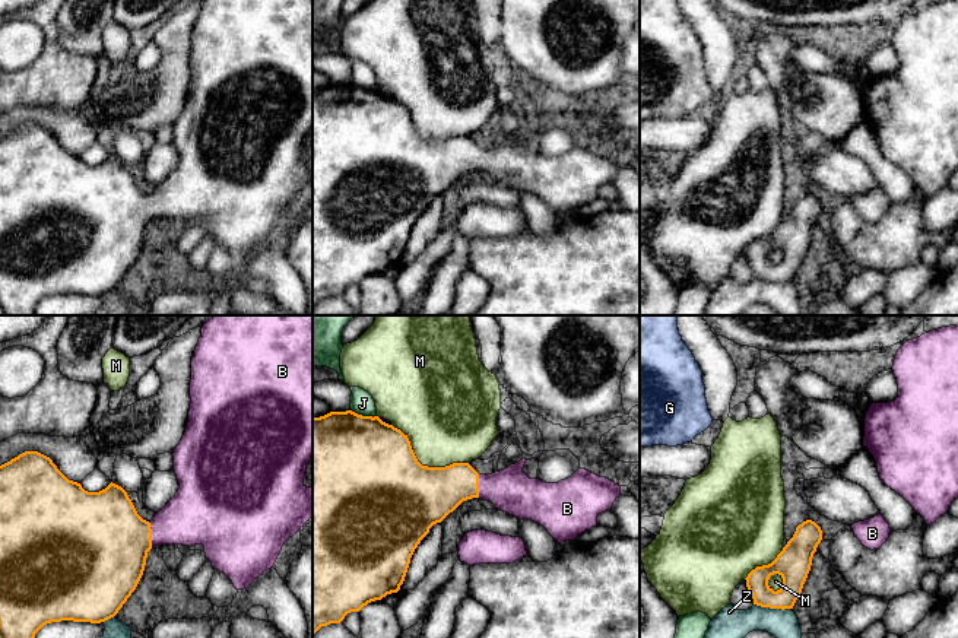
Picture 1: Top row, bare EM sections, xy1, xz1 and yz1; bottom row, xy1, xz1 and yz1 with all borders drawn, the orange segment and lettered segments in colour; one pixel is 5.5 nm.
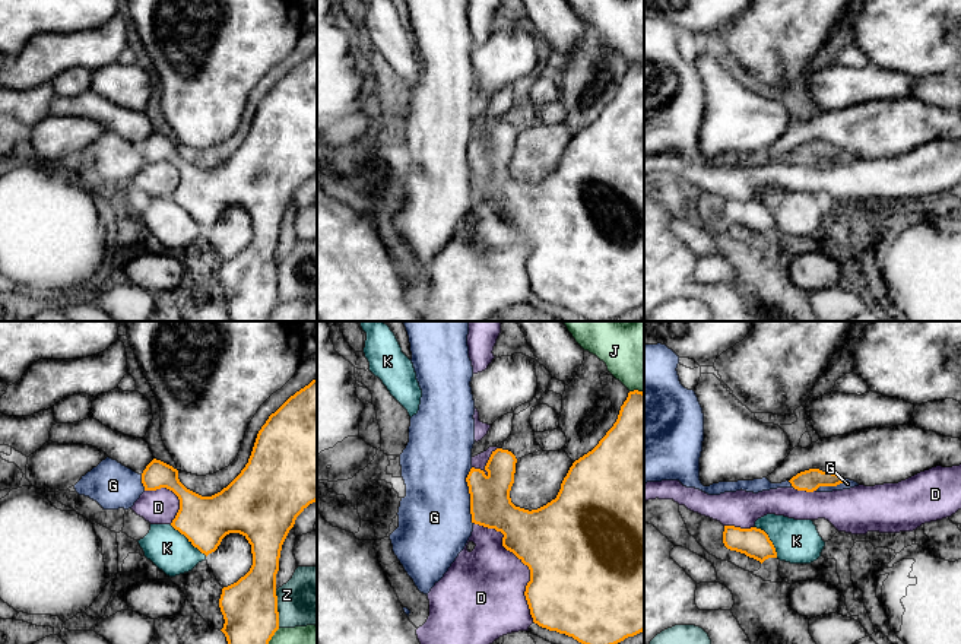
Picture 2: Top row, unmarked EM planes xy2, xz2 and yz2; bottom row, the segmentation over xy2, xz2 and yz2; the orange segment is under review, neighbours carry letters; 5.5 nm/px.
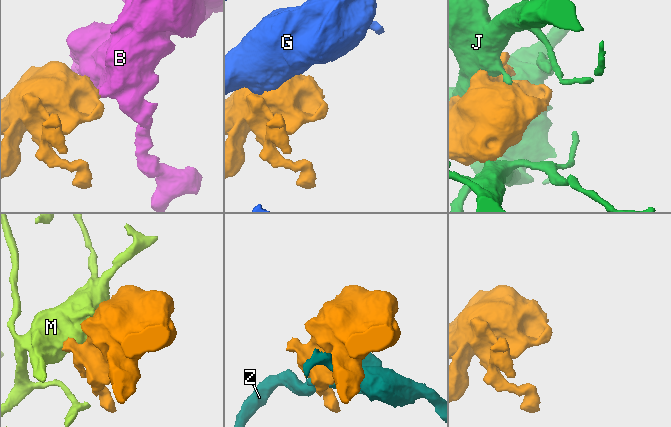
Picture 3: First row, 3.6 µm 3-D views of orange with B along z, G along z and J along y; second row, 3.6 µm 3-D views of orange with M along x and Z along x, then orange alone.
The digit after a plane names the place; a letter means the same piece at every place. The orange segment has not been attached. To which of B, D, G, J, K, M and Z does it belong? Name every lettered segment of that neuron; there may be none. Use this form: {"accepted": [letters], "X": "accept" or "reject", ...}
{"accepted": ["B"], "B": "accept", "D": "reject", "G": "reject", "J": "reject", "K": "reject", "M": "reject", "Z": "reject"}

